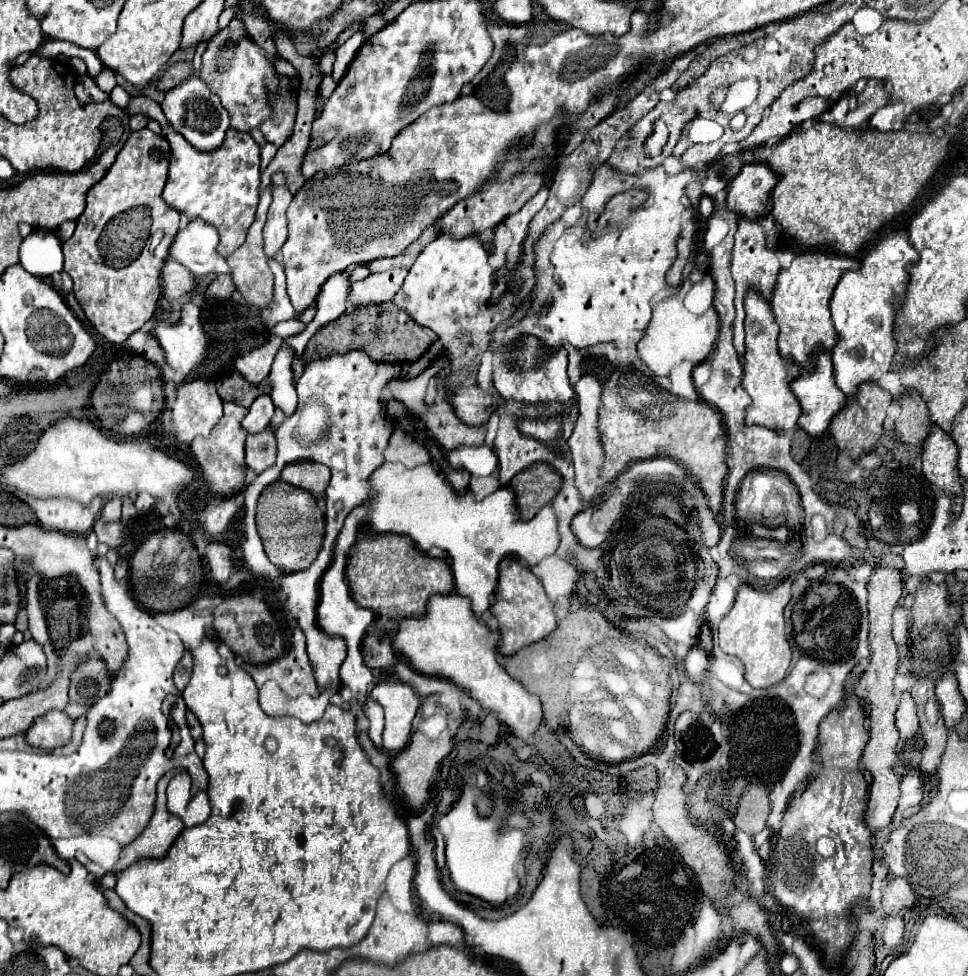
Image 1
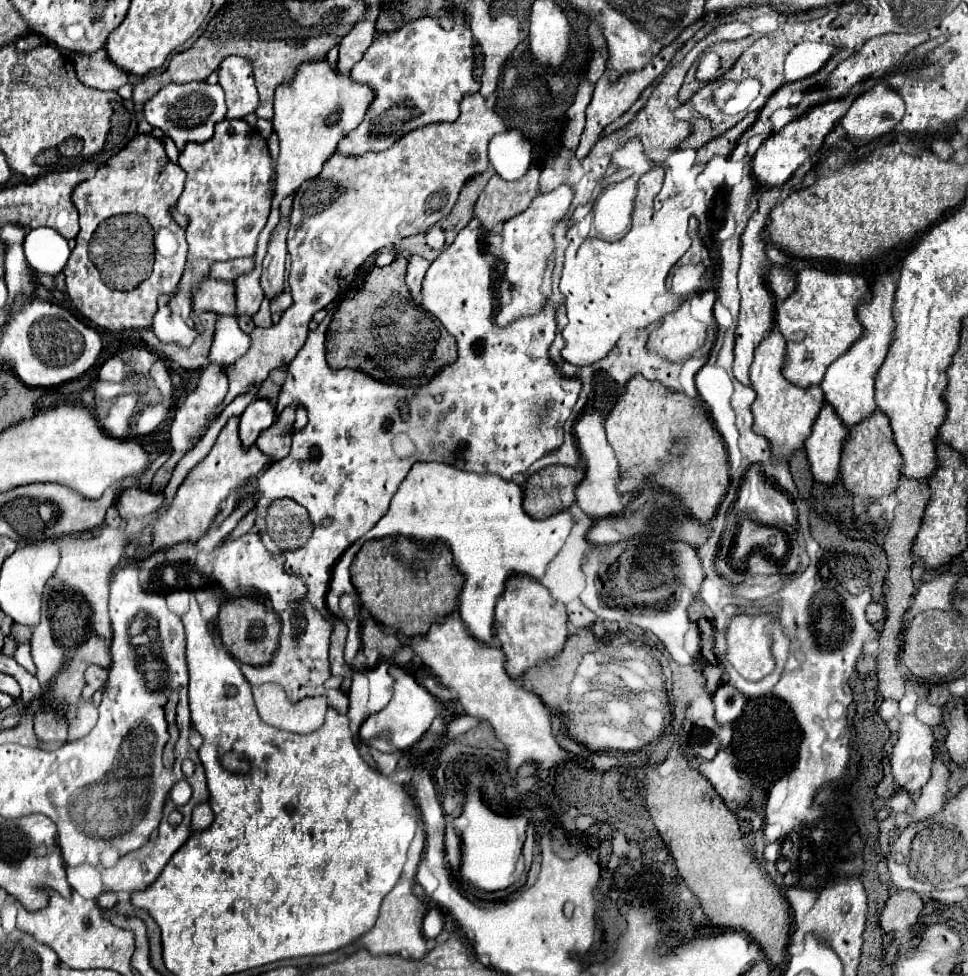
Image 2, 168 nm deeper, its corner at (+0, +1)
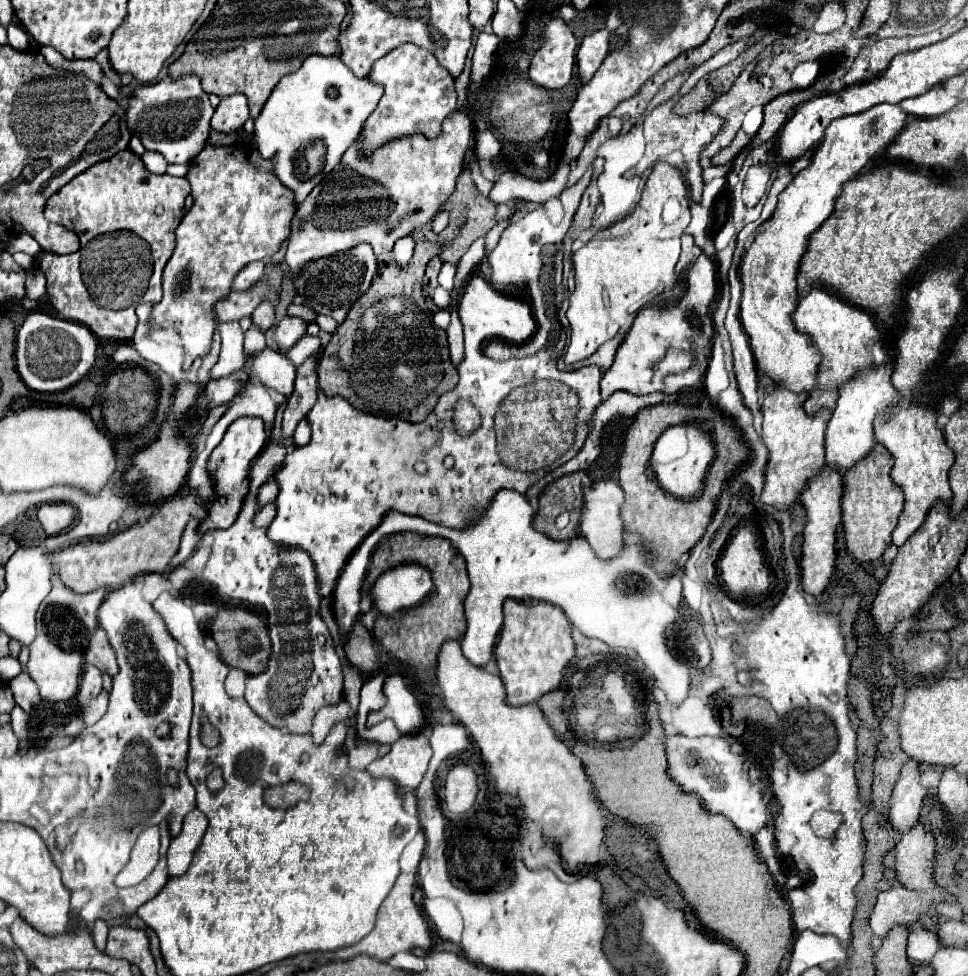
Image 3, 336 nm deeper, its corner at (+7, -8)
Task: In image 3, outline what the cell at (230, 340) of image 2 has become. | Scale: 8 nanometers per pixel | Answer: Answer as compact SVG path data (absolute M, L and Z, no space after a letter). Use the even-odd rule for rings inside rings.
M265 348L261 354L245 362L245 370L249 370L251 380L263 380L265 386L277 390L285 398L291 396L295 384L295 366L283 352Z

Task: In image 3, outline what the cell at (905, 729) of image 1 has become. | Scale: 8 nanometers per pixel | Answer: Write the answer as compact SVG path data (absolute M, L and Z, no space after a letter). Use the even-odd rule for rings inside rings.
M907 760L899 782L893 790L893 804L889 808L889 822L895 830L907 832L911 830L919 820L919 810L923 806L923 798L927 790L919 782L919 764L913 764L913 760Z

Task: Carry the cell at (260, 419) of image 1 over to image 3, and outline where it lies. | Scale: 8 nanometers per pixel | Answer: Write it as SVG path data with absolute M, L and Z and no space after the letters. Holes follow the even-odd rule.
M241 418L241 420L235 420L227 428L221 444L211 452L209 462L207 462L207 472L211 476L211 486L213 486L215 498L207 504L207 516L197 526L197 530L201 534L205 534L209 530L229 528L237 520L241 504L243 504L245 496L249 494L251 464L263 450L265 442L267 442L267 434L265 434L265 424L261 418ZM221 498L223 498L223 502L221 502Z

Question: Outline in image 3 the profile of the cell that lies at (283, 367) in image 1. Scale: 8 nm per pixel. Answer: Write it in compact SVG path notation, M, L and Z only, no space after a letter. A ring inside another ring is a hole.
M301 420L301 424L297 426L297 430L293 434L293 440L295 440L297 446L309 444L309 440L311 440L311 428L309 428L309 422L307 420Z

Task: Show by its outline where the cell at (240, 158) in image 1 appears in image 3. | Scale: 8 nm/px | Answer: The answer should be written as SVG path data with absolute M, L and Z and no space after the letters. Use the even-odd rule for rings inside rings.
M243 144L243 148L205 146L199 156L191 160L185 178L191 182L193 206L177 228L177 246L169 264L163 270L163 298L161 302L153 304L149 324L153 328L175 328L179 332L185 350L183 370L189 370L197 358L205 356L211 350L213 332L217 328L215 304L229 296L231 282L241 268L255 260L273 256L279 250L281 242L289 238L291 220L297 212L297 204L293 192L285 188L277 180L277 176L273 176L269 160L261 160L253 144Z

